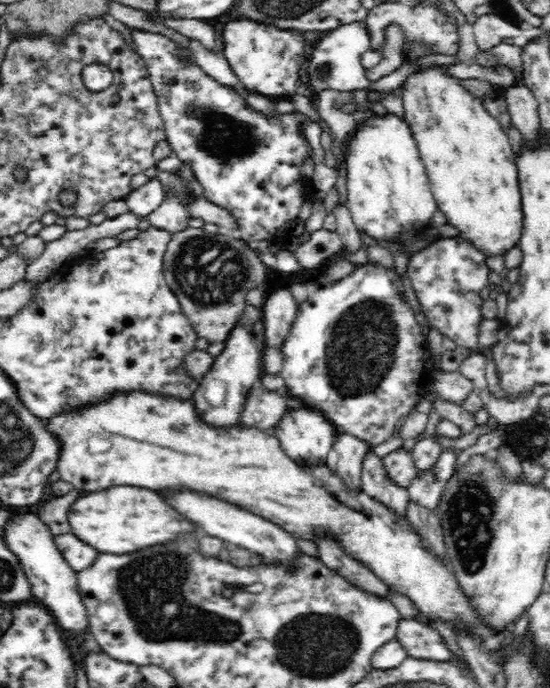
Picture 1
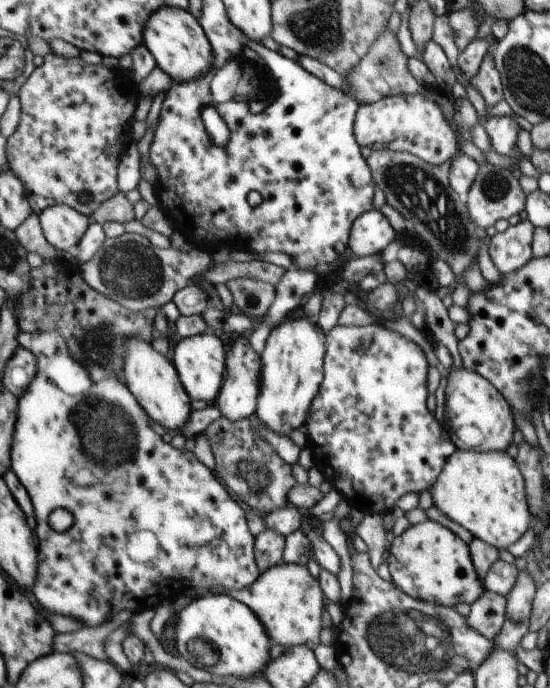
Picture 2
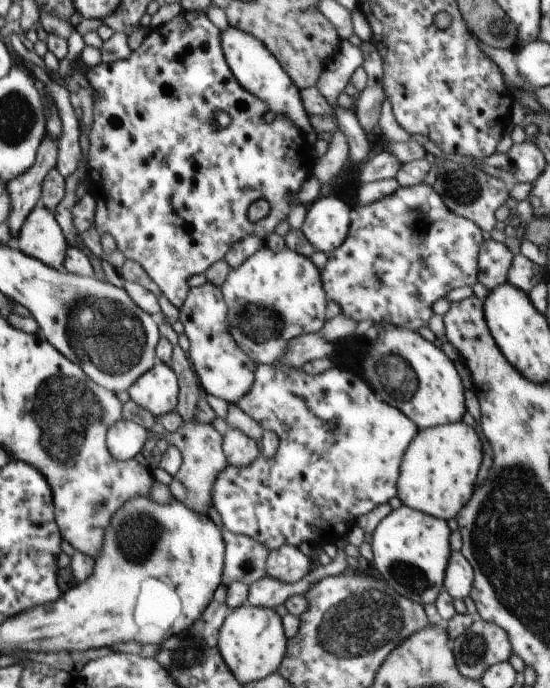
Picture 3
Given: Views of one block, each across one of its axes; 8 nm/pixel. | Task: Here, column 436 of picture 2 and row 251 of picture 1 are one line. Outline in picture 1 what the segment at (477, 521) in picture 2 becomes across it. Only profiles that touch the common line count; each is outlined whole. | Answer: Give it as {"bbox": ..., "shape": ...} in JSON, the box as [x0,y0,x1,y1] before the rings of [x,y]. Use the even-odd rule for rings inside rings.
{"bbox":[402,68,523,258],"shape":[[[430,68],[412,76],[404,84],[402,100],[406,123],[414,132],[432,195],[447,223],[456,226],[459,236],[468,237],[482,253],[486,254],[486,258],[506,255],[510,248],[518,245],[523,214],[518,169],[514,165],[512,147],[501,122],[485,108],[484,100],[470,96],[470,92],[462,90],[456,78],[442,74],[442,68]]]}

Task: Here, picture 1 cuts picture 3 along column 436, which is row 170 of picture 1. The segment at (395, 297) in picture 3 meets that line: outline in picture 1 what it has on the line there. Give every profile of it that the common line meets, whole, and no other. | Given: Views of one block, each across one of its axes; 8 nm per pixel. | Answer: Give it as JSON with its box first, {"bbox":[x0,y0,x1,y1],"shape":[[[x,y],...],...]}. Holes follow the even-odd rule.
{"bbox":[131,30,317,242],"shape":[[[131,30],[131,36],[133,38],[133,46],[135,46],[136,52],[144,59],[146,63],[151,83],[155,95],[157,96],[157,103],[159,106],[159,113],[163,121],[165,128],[165,134],[167,135],[167,141],[171,147],[172,154],[174,154],[184,165],[188,165],[191,168],[191,174],[194,174],[198,179],[200,187],[203,189],[203,195],[205,198],[225,208],[231,214],[231,218],[235,220],[235,226],[240,226],[240,232],[242,232],[242,238],[246,238],[246,242],[258,242],[258,240],[288,240],[288,231],[293,230],[288,228],[288,222],[294,220],[304,204],[304,198],[308,198],[308,202],[317,202],[316,193],[312,194],[312,182],[308,182],[302,172],[300,172],[300,164],[306,160],[306,156],[310,156],[310,144],[306,142],[302,130],[300,130],[300,122],[306,120],[304,114],[296,112],[296,114],[276,114],[276,116],[266,116],[261,112],[256,112],[250,105],[242,98],[233,88],[229,85],[224,85],[218,80],[214,80],[212,76],[204,72],[196,63],[190,63],[185,60],[184,57],[177,55],[177,46],[174,41],[162,34],[153,32],[144,32],[143,30]]]}

